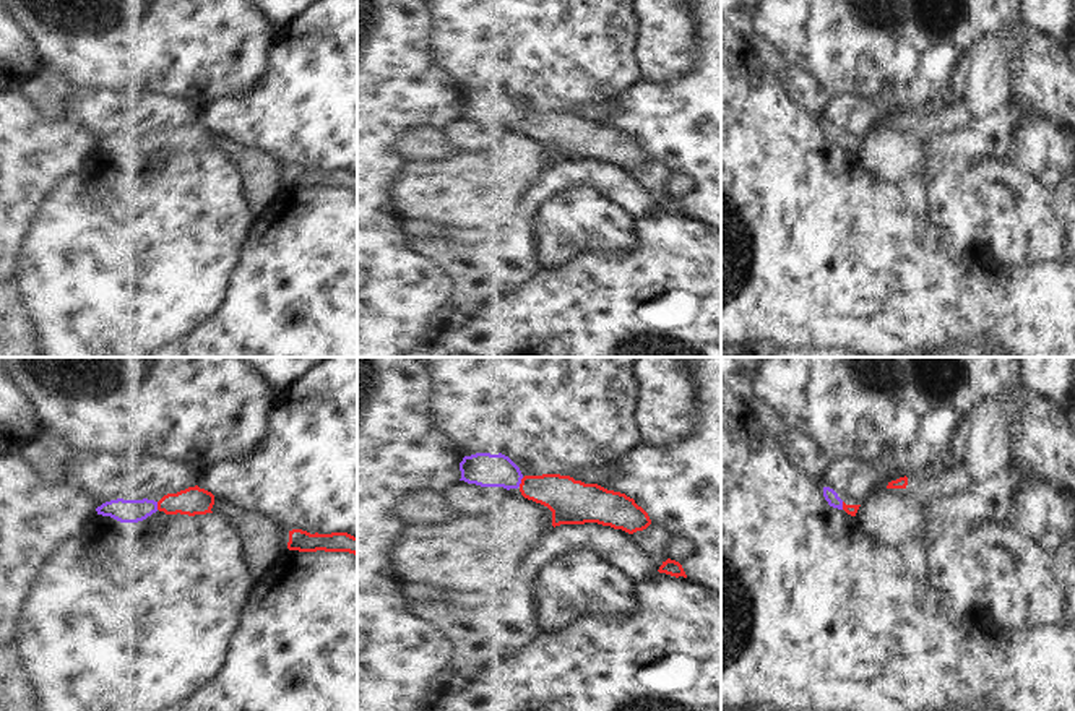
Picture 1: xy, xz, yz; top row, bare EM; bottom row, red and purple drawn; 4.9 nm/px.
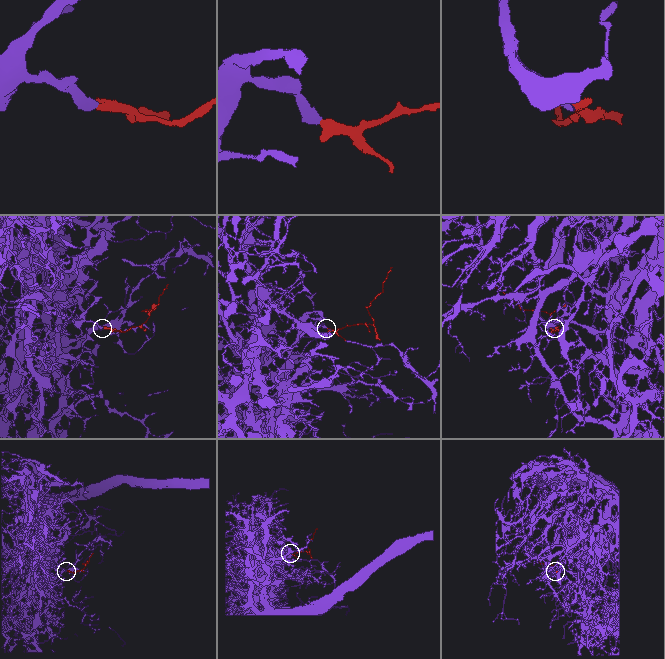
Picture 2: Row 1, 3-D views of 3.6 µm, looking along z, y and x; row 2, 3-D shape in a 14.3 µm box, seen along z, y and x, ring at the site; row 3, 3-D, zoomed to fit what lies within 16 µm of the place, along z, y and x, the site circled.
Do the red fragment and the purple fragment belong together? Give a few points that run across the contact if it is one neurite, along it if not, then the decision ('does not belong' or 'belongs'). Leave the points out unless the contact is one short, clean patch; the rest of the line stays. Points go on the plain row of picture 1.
belongs

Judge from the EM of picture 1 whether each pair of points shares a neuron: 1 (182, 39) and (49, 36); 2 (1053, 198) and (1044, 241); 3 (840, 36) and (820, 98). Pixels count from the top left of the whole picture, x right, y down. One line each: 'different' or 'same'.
1: same
2: same
3: different

